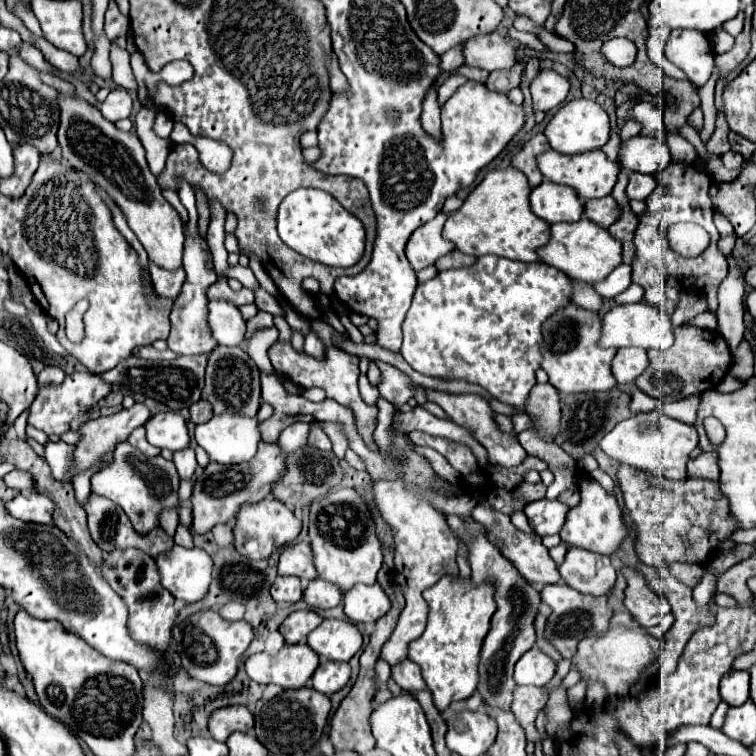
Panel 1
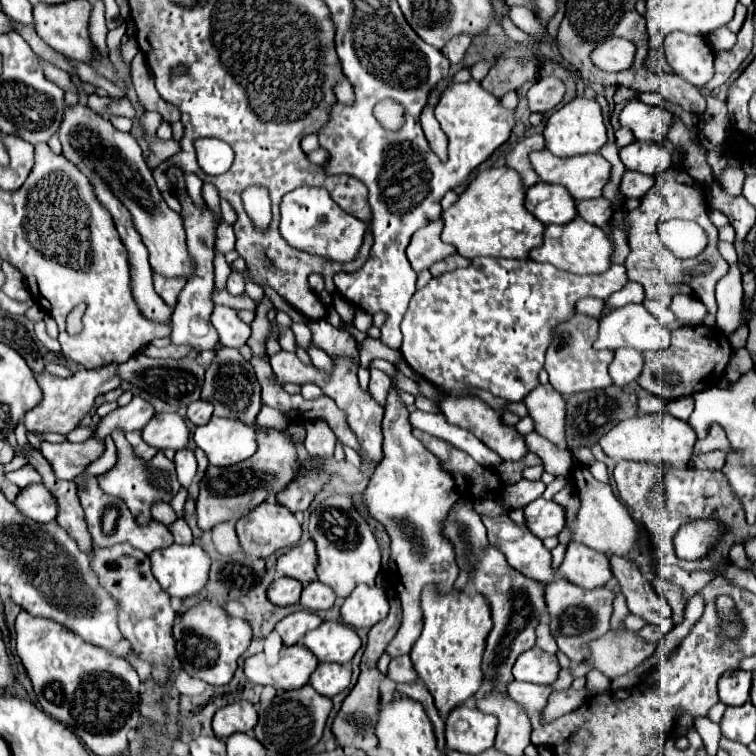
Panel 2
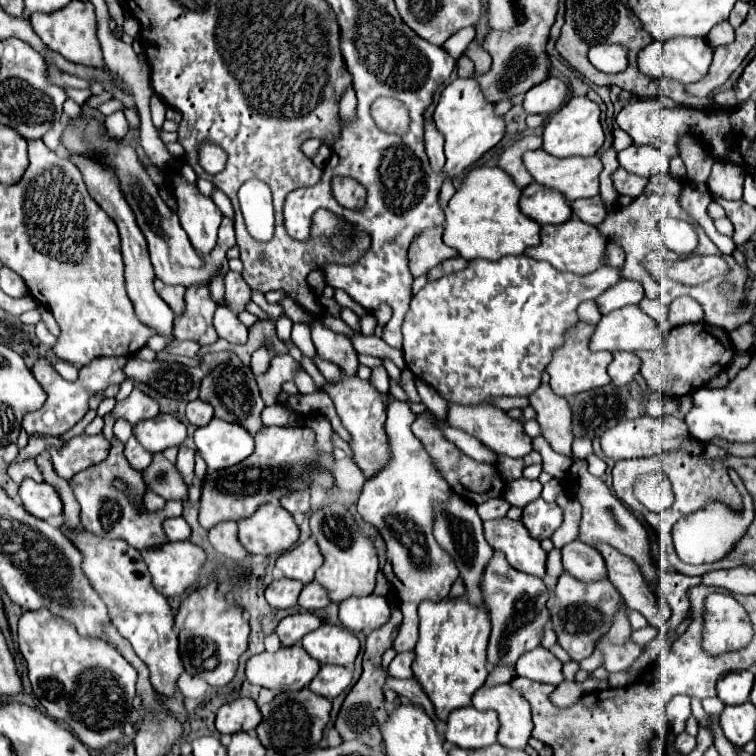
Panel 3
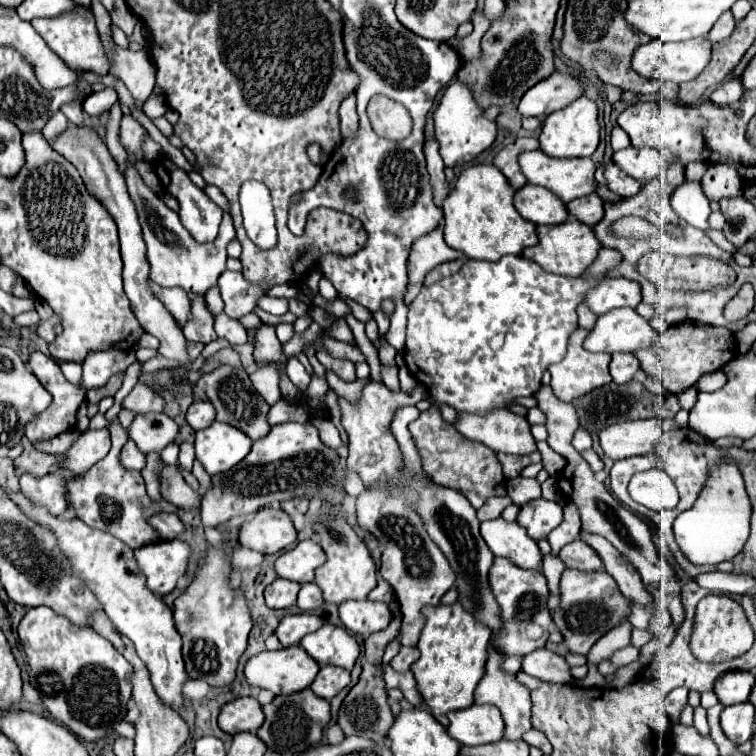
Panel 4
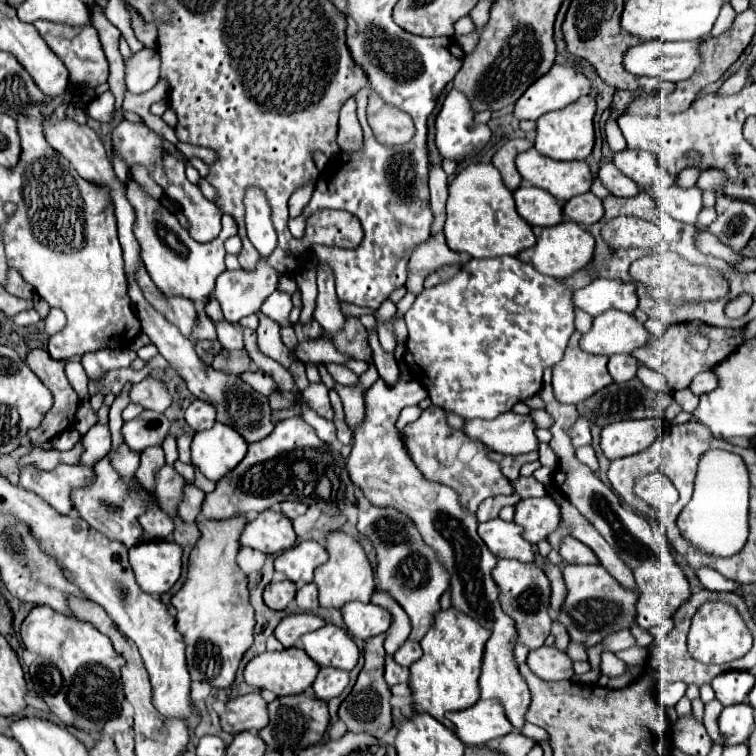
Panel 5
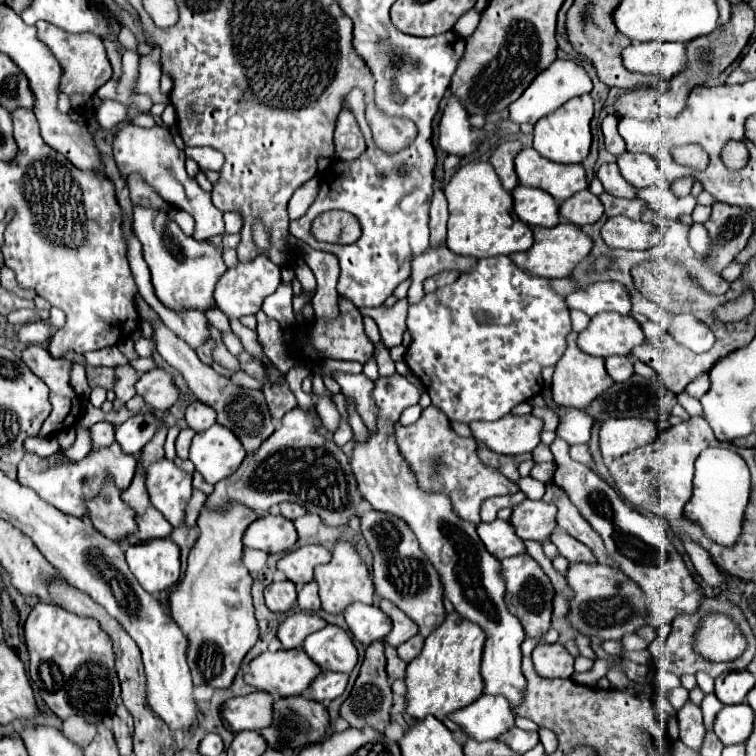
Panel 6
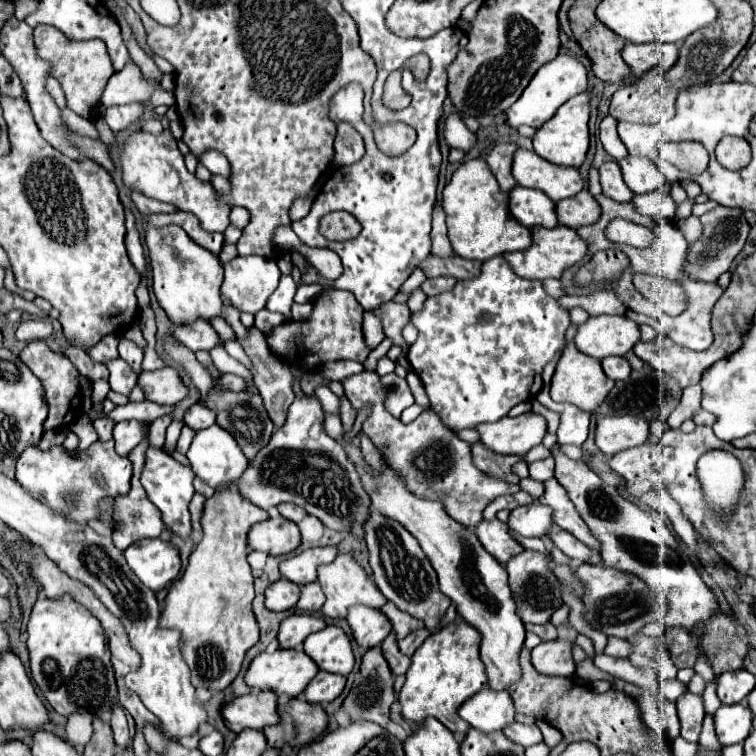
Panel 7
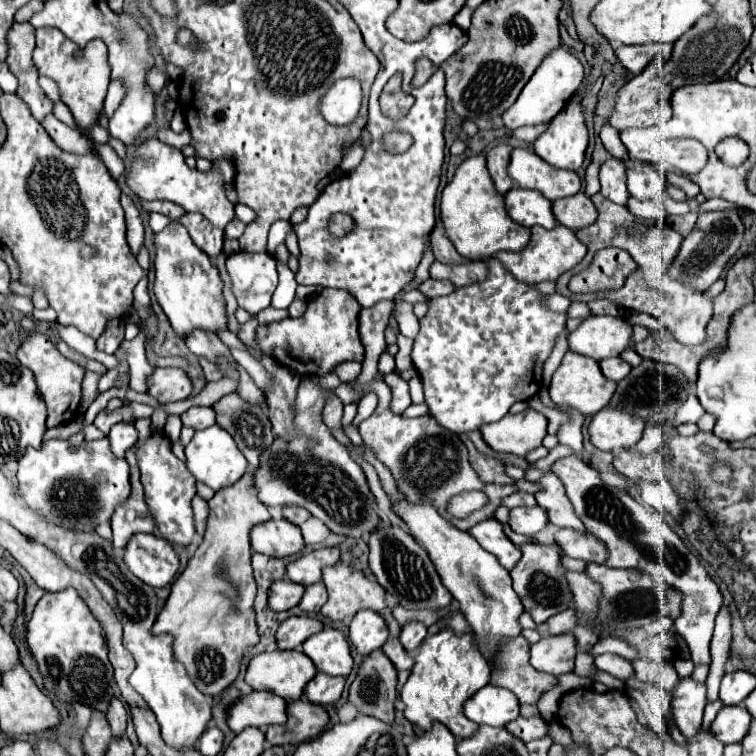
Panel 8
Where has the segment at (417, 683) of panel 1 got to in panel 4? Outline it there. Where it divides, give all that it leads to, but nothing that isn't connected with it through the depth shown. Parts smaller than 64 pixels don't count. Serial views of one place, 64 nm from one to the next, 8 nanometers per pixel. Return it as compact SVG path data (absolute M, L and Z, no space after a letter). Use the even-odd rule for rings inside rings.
M408 646L408 648L400 648L400 652L392 658L392 668L394 670L398 670L398 672L406 672L406 670L410 670L410 666L412 666L412 662L414 660L418 660L418 656L420 656L420 650L416 648L416 646Z

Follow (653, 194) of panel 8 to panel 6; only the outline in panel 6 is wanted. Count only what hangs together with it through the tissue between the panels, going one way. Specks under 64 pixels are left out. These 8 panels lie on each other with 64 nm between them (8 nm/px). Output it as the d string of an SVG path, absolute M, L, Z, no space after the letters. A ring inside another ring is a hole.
M626 152L626 154L618 156L616 164L618 164L624 180L628 180L638 190L652 186L658 178L658 164L648 154Z

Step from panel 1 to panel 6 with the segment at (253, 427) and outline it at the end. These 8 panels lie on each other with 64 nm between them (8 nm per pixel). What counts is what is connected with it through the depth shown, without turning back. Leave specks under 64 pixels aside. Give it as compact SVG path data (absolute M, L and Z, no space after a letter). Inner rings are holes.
M220 424L198 432L190 446L190 460L194 462L196 472L200 472L210 484L234 474L244 458L246 452L240 440Z

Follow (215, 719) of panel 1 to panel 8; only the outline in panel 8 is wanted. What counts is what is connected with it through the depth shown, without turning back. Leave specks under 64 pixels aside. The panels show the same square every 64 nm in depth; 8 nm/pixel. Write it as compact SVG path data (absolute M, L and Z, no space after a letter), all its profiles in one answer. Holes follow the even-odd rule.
M252 692L234 702L228 714L228 726L238 734L248 726L284 724L286 700L274 692Z

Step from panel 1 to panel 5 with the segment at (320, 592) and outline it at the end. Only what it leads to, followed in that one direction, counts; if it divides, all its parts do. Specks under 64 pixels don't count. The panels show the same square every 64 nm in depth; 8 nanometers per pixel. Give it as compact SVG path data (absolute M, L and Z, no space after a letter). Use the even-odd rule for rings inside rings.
M314 582L304 584L298 594L296 594L296 602L302 610L316 610L318 608L318 588Z

